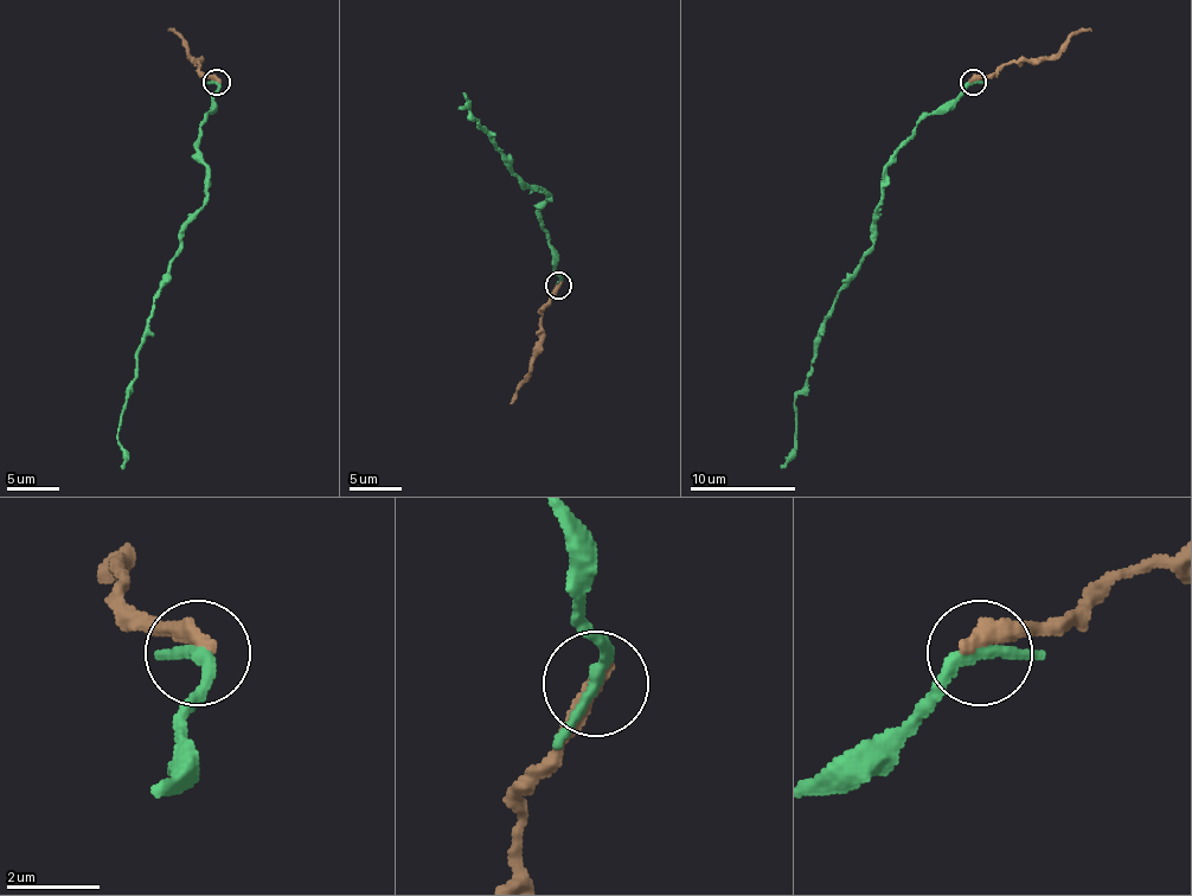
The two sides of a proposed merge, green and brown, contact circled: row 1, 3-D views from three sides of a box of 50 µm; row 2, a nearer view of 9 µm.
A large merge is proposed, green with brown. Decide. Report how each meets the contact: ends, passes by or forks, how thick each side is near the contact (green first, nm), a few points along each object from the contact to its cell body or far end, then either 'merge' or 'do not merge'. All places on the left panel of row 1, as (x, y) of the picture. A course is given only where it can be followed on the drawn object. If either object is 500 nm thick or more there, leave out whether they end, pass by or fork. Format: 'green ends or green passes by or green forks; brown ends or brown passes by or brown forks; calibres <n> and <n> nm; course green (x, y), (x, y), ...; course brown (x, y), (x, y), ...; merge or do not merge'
green passes by; brown ends; calibres 260 and 440 nm; course green (217, 81), (215, 104), (202, 126), (204, 205), (185, 226), (167, 283), (156, 294), (125, 402), (120, 466); course brown (217, 81), (206, 76), (199, 61), (191, 57), (188, 44), (167, 29); merge

